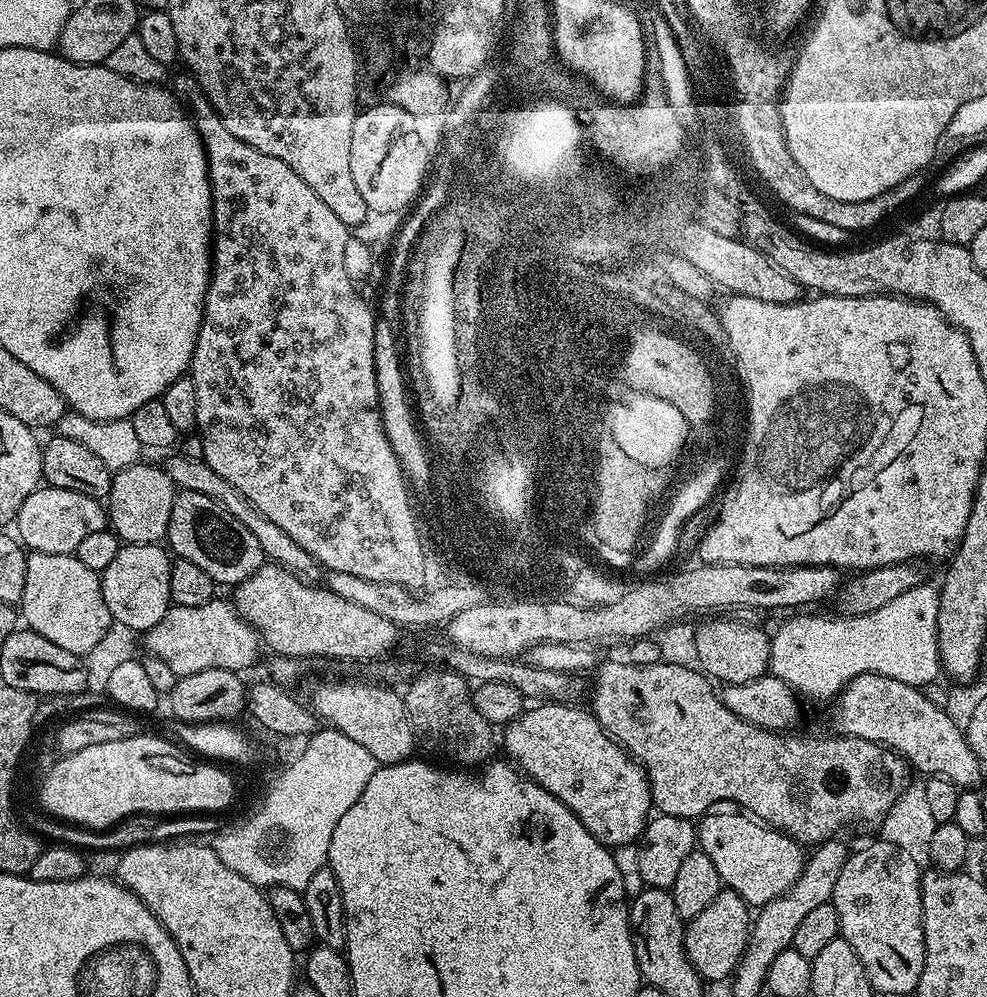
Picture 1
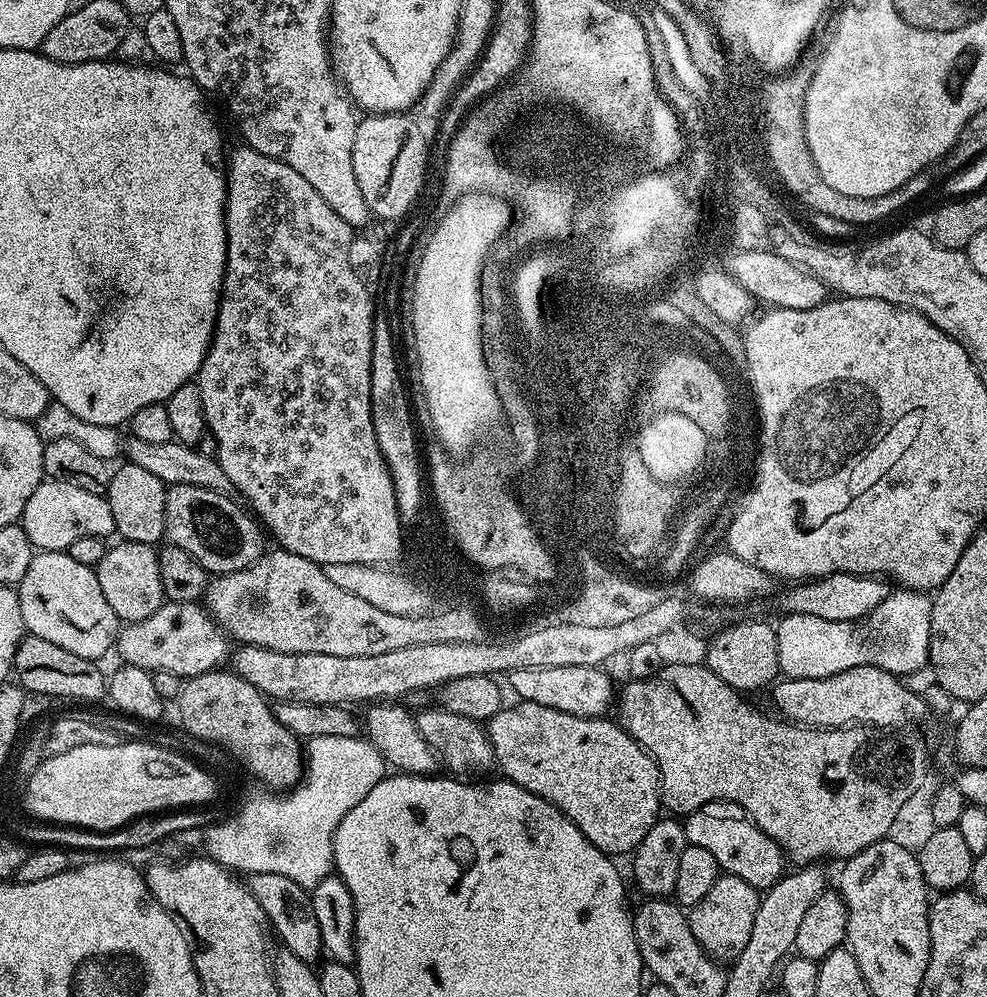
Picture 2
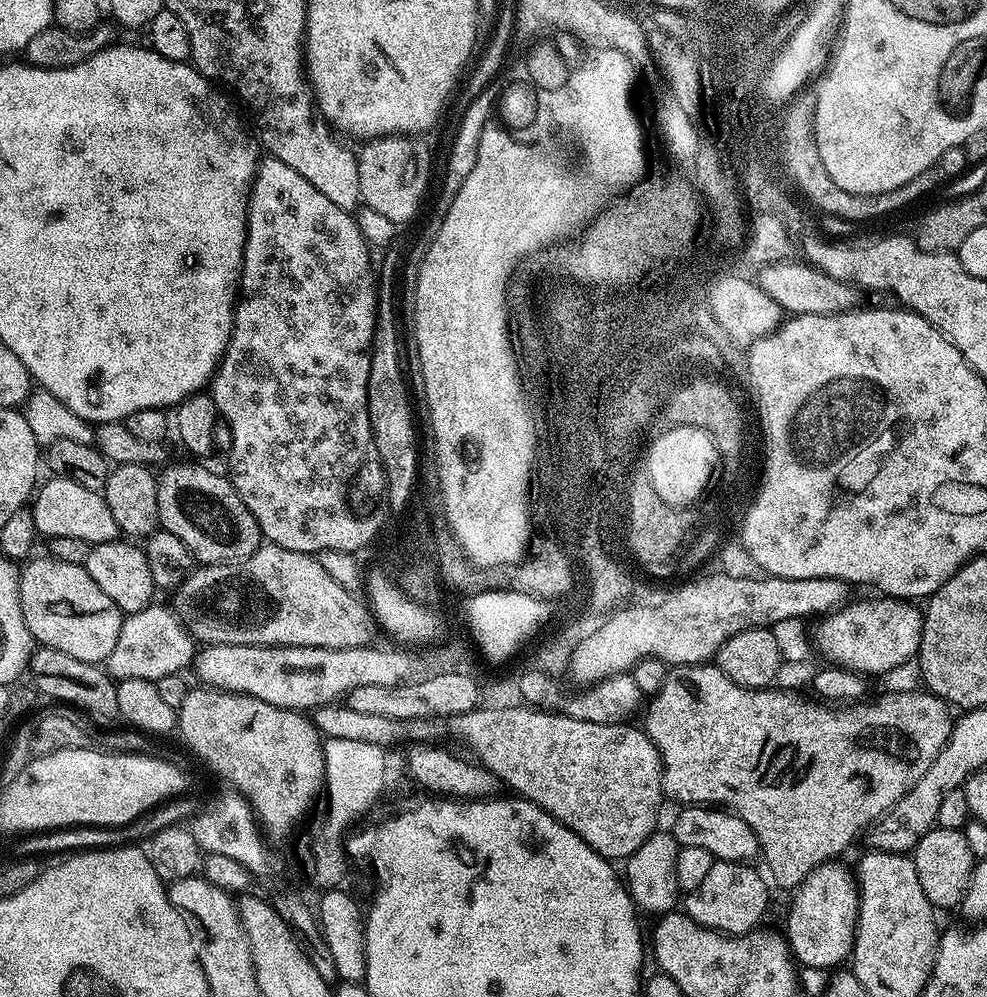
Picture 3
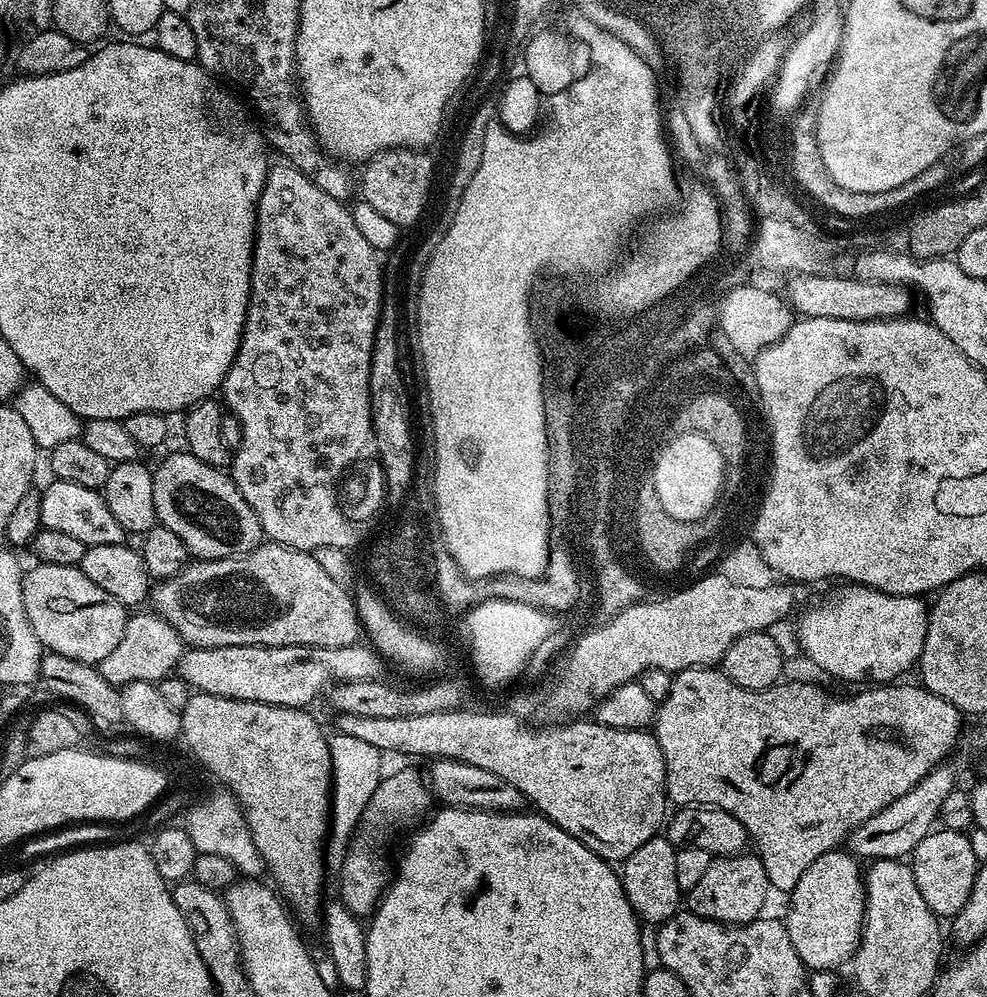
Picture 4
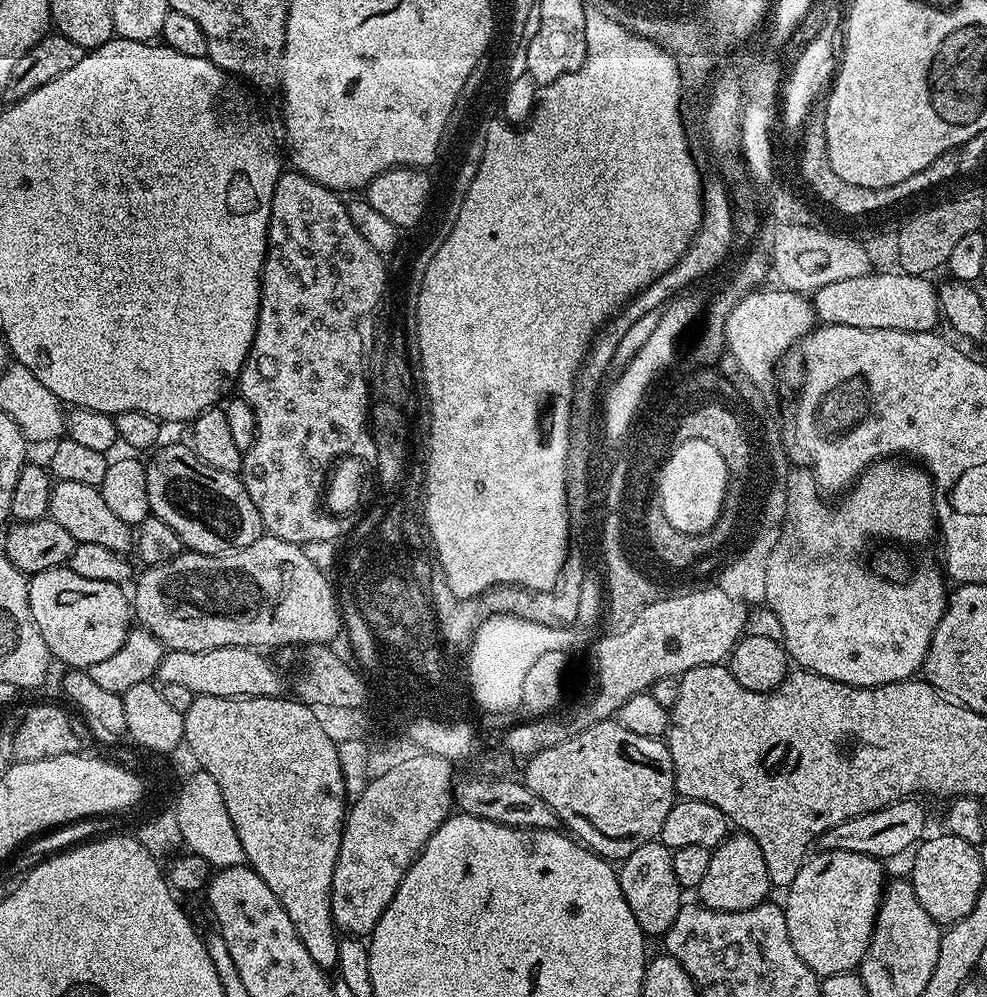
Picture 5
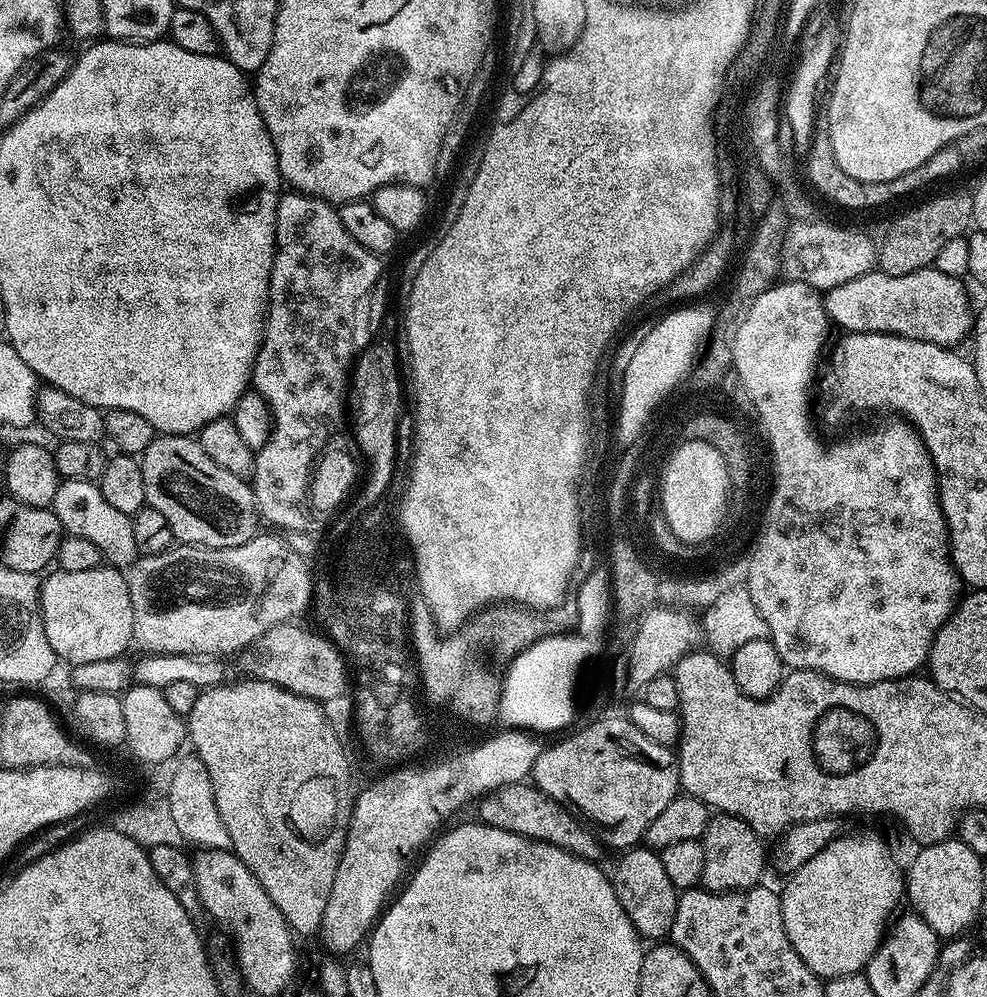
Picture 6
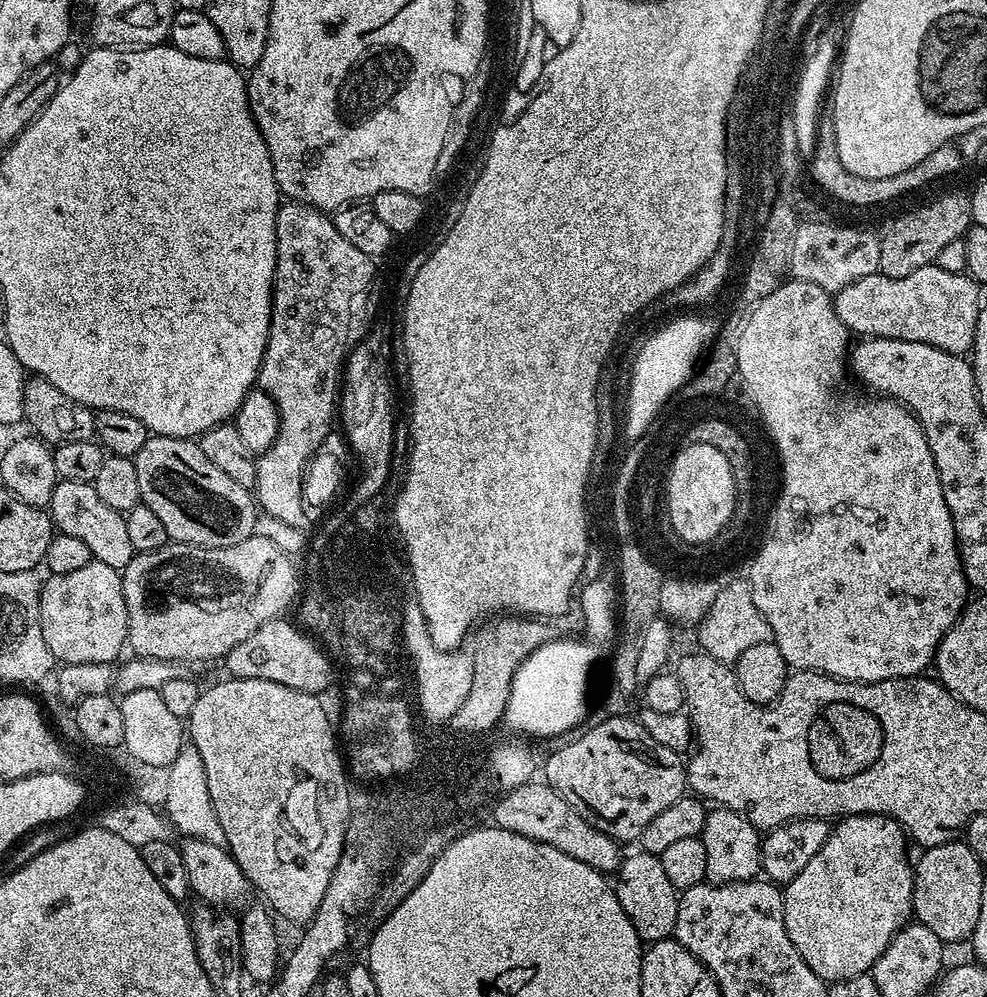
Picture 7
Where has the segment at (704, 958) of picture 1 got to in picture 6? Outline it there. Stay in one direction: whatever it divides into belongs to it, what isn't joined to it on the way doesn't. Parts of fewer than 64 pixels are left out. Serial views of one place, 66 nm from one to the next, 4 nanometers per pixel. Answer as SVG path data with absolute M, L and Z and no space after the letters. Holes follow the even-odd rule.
M717 815L704 832L702 843L706 850L706 867L702 870L700 884L709 892L746 892L761 883L765 841L754 830L750 830L746 822L733 816Z

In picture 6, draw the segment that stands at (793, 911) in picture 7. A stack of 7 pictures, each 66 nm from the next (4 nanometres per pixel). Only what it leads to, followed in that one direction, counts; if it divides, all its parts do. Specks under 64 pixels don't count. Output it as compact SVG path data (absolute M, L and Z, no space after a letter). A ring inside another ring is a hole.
M868 836L865 840L841 838L830 842L826 850L818 850L810 862L787 877L788 885L779 893L782 922L790 938L790 946L806 962L815 976L831 978L842 974L864 972L870 958L878 950L884 933L893 919L896 907L906 896L906 880L902 868L896 865L892 852L880 840Z

